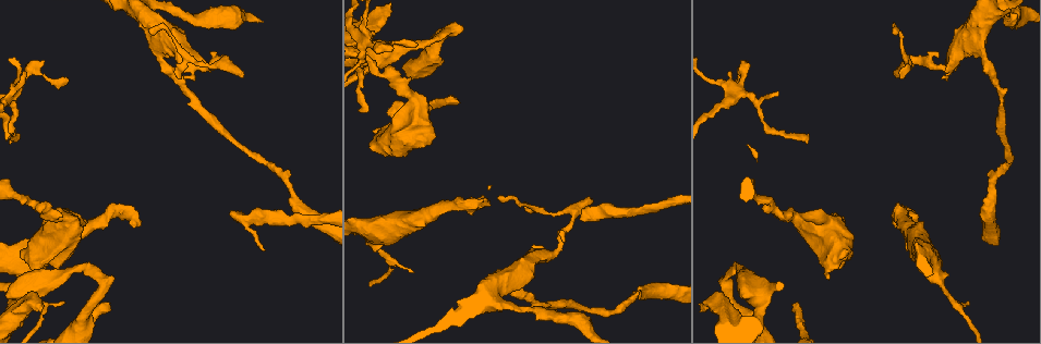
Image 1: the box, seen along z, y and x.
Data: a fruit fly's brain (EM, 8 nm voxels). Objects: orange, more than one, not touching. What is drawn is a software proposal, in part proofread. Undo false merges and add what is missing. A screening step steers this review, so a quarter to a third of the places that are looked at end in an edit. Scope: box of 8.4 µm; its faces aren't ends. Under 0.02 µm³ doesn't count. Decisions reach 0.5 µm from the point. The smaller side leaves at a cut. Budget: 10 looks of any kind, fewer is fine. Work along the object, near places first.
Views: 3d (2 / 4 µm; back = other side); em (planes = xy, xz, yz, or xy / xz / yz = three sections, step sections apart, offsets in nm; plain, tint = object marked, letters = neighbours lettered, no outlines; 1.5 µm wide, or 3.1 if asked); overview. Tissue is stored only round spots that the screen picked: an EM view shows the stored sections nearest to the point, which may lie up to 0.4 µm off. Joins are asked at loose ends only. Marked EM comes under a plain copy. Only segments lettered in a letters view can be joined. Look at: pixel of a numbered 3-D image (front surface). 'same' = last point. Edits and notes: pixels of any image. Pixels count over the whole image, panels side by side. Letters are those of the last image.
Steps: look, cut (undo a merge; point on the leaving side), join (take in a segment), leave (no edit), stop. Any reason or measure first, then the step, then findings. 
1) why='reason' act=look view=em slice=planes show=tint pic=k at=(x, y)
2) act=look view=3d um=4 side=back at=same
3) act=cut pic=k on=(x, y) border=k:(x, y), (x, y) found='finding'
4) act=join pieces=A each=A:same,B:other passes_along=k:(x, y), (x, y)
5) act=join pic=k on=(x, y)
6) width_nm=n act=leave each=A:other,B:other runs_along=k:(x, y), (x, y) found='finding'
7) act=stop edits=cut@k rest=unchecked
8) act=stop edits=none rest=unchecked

why='an open end' act=look view=em slice=planes show=letters pic=1 at=(232, 211)

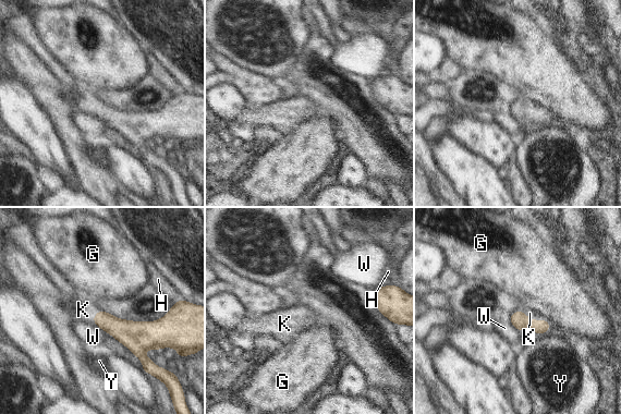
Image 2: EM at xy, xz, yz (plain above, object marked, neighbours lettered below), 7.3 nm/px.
longest_contact=K:220nm act=join pieces=K each=G:other,H:other,K:same,W:other,Y:other found='the cell continues'

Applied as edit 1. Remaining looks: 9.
act=look view=overview

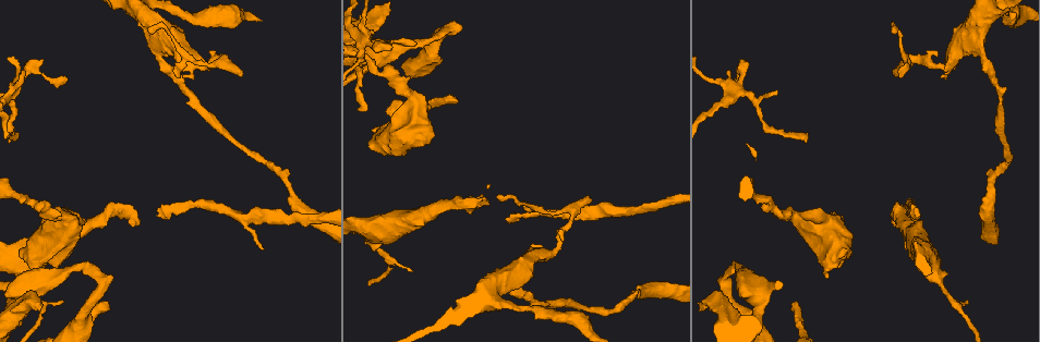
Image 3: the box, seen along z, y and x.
act=look view=3d um=2 side=back pic=3 at=(942, 289)

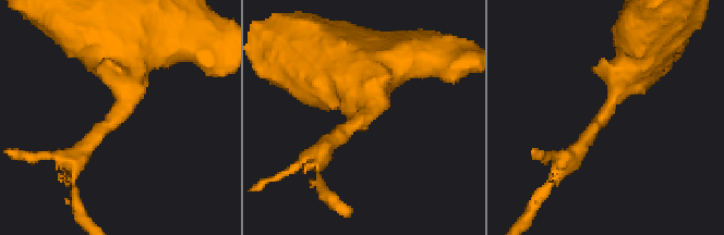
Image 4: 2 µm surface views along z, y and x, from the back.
arm_widths_nm=170,550 why='shape alone is not enough' act=look view=em slice=yz step=8 show=tint pic=4 at=(362, 117)

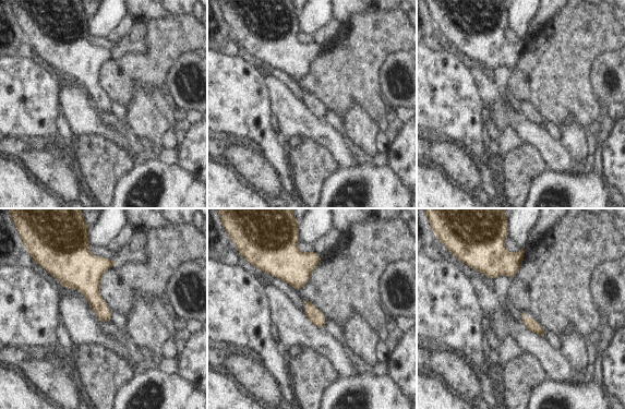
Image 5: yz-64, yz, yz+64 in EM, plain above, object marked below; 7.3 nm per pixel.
why='see the neighbours' act=look view=em slice=yz step=8 show=letters at=same

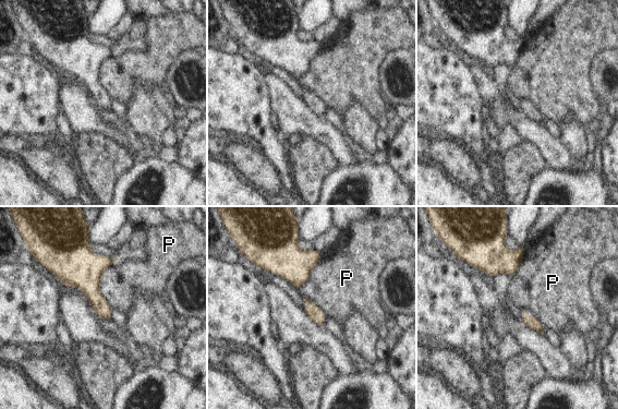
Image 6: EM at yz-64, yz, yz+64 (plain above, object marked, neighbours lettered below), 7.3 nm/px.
width_nm=90 act=leave each=P:other border=6:(117, 260), (99, 285), (111, 308) found='one cell here'

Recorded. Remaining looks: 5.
why='side arm on a straight run' act=look view=3d um=4 side=back pic=3 at=(977, 47)

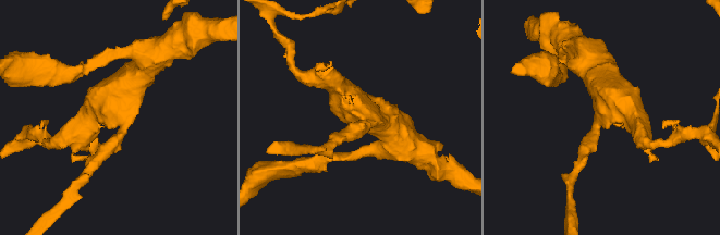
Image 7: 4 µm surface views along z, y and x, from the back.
arms=3 arm_widths_nm=220,320,420 why='shape alone is not enough' act=look view=em um=3.1 slice=xy step=16 show=tint pic=7 at=(367, 119)

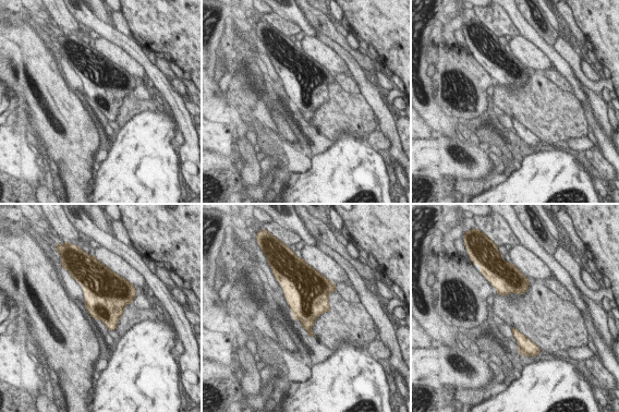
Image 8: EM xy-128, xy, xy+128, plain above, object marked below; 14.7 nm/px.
act=look view=em um=3.1 slice=planes show=letters at=same

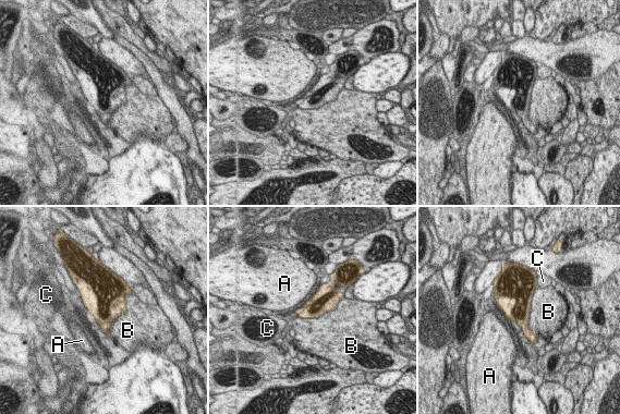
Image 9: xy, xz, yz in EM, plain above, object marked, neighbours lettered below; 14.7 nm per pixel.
width_nm=320 act=leave each=A:other,B:other,C:other border=9:(344, 297), (320, 316), (298, 317) found='all the same cell'

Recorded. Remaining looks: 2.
act=stop edits=join@2 rest=unchecked

